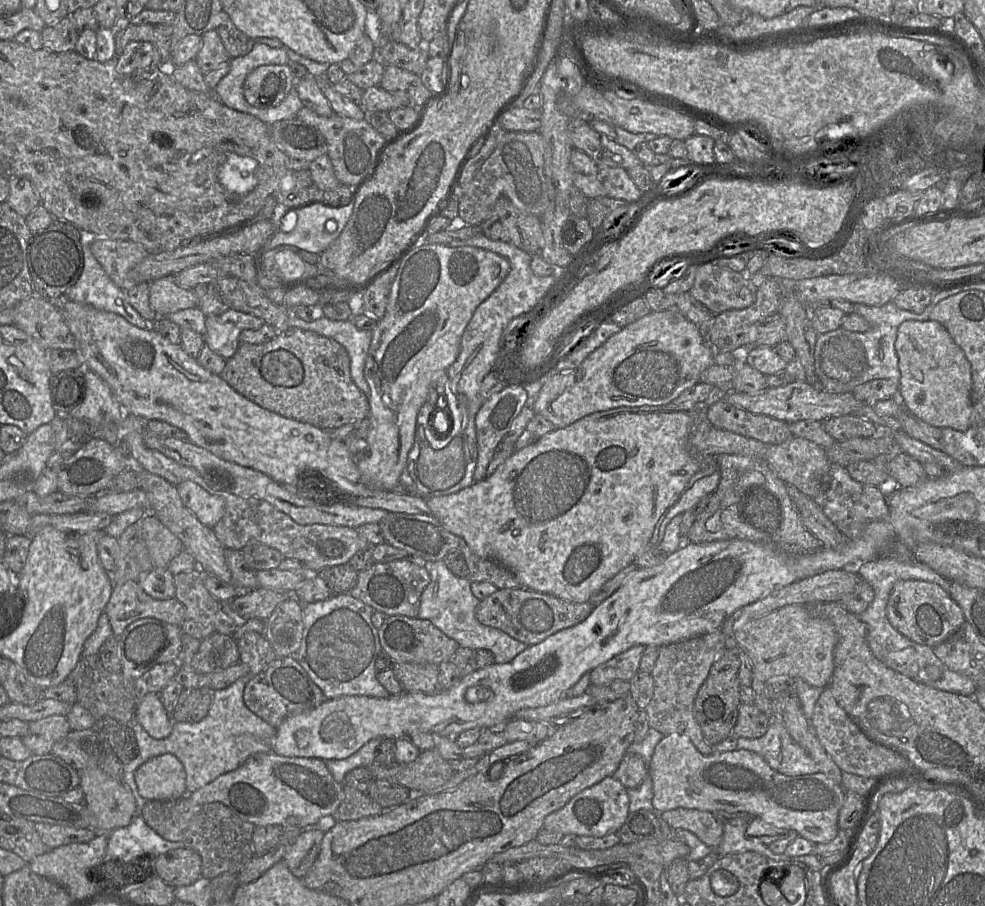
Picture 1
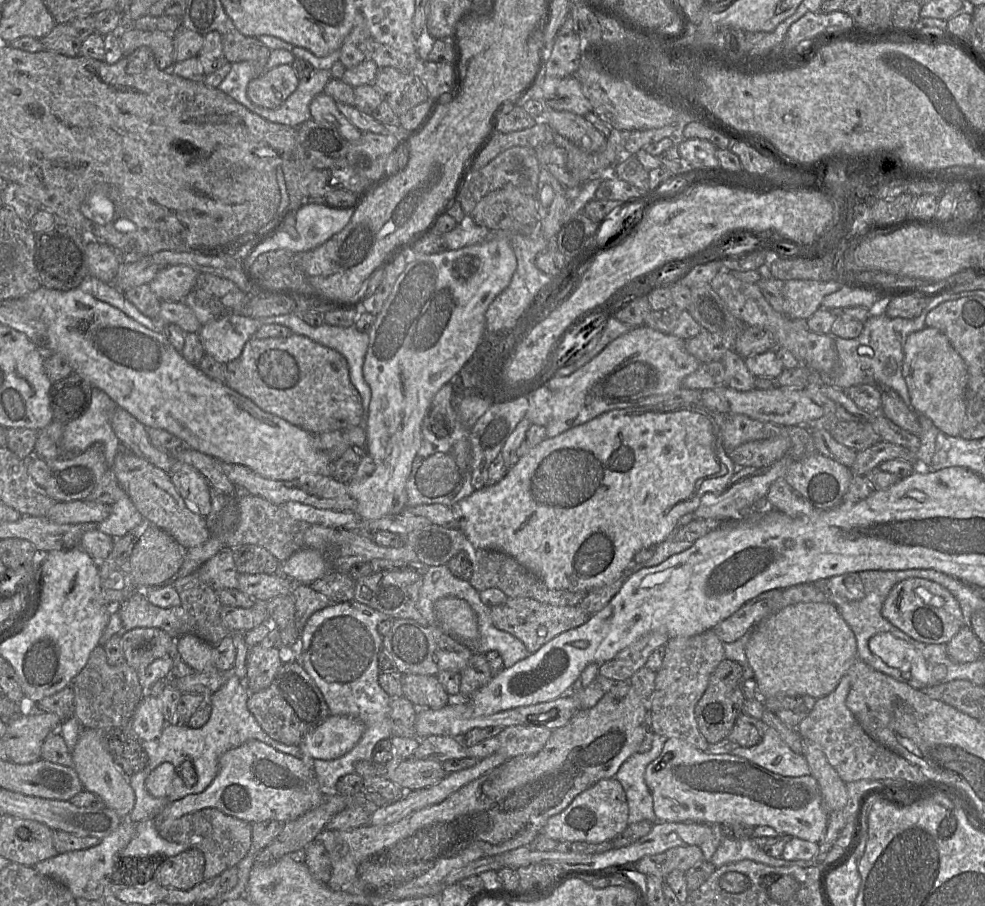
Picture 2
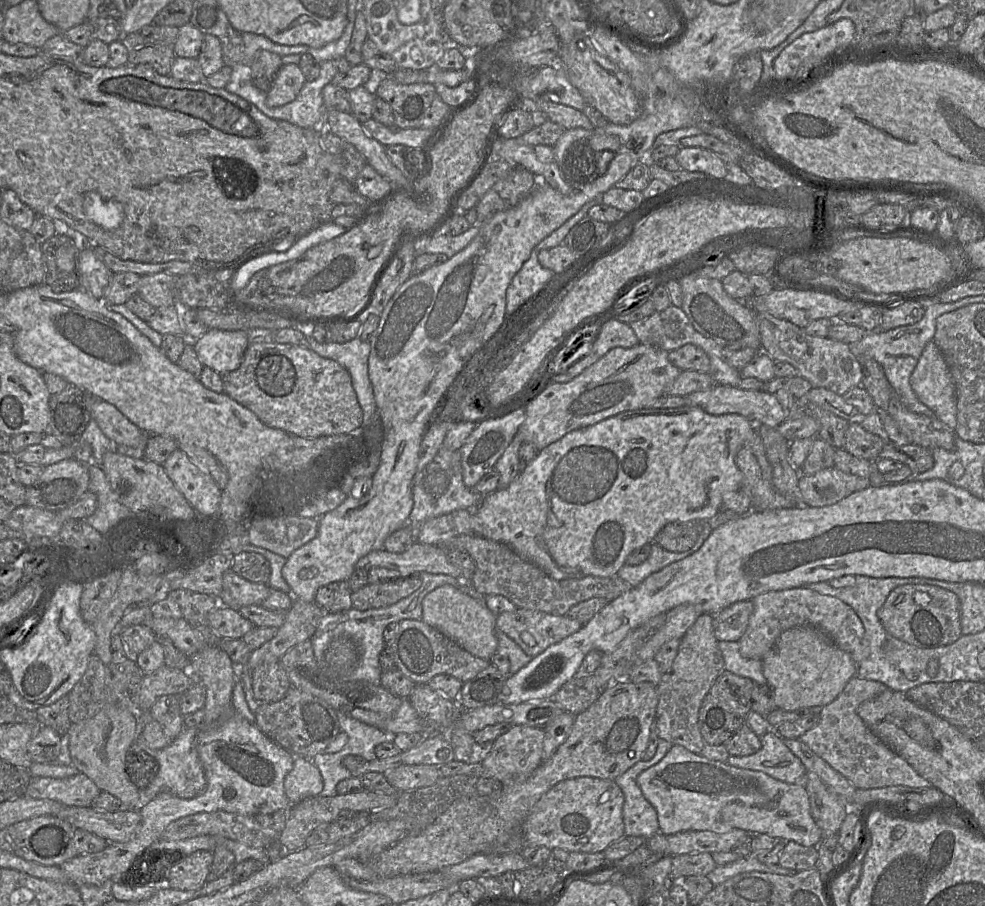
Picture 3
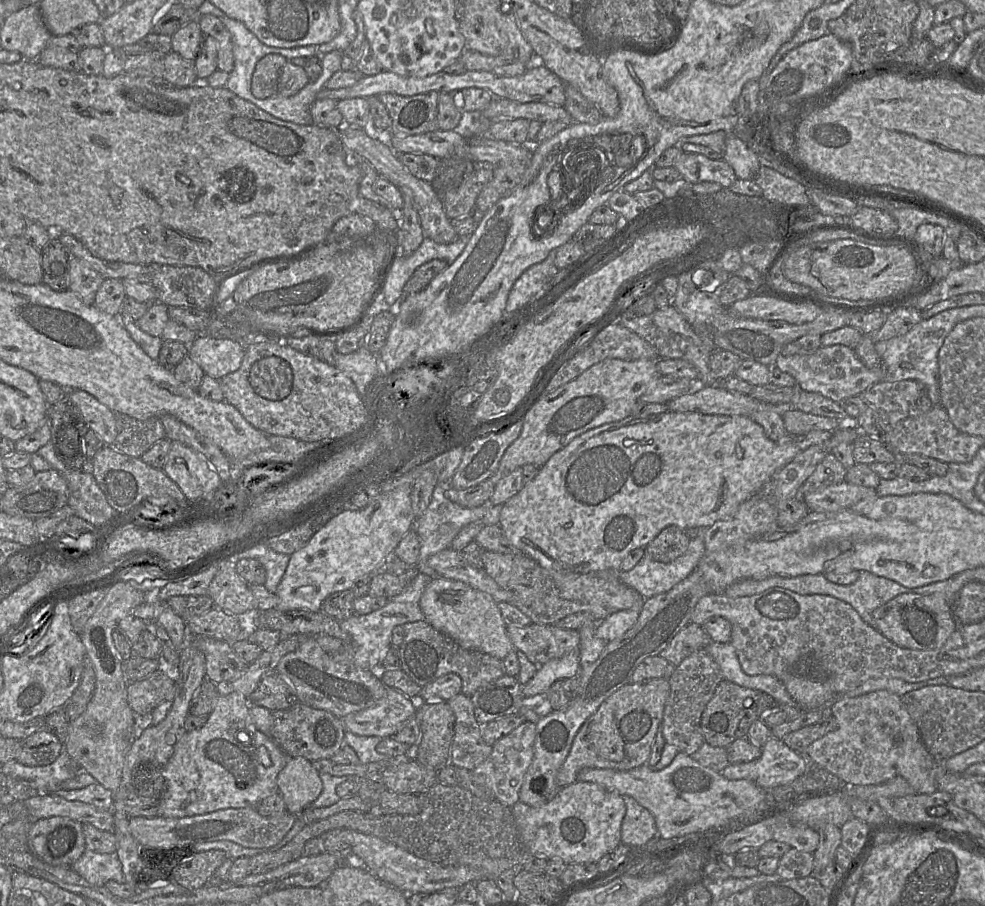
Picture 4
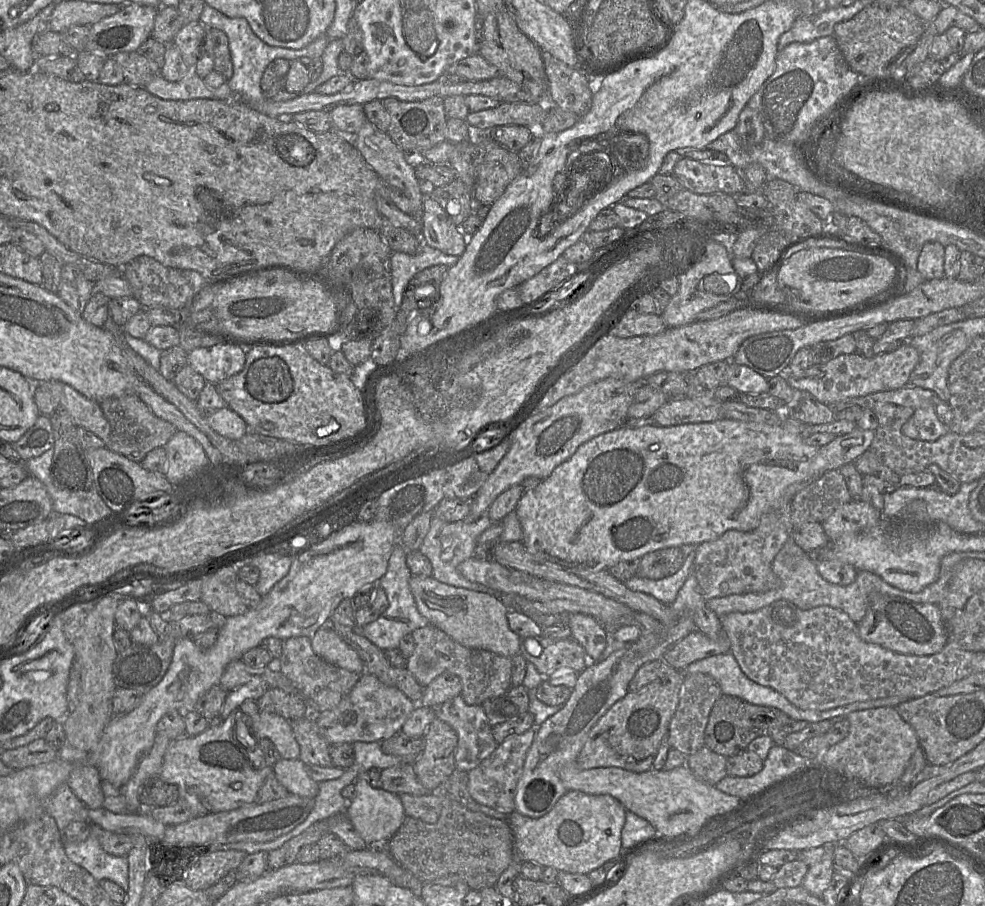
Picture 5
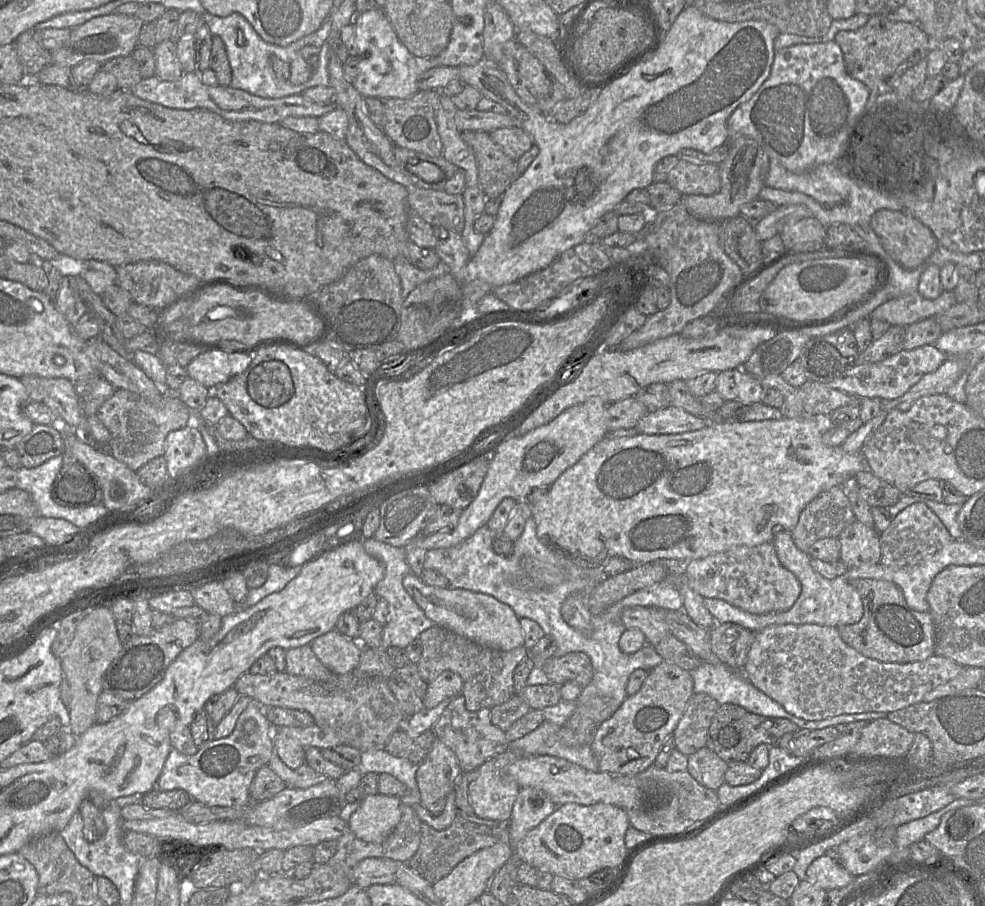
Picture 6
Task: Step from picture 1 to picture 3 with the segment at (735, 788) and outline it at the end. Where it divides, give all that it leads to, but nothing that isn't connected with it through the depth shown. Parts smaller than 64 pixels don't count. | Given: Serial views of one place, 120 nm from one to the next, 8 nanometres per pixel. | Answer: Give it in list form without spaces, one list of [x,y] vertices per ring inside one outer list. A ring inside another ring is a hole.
[[[673,745],[655,765],[642,771],[637,783],[656,809],[660,832],[728,832],[742,829],[749,834],[767,834],[817,847],[822,833],[810,812],[804,782],[786,783],[761,772],[705,758],[683,746]]]

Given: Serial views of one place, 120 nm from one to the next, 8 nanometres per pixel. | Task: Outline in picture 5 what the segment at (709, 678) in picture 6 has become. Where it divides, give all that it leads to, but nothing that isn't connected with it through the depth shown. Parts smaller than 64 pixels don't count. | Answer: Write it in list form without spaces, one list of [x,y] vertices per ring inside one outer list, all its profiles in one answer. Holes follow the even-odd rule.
[[[731,651],[725,654],[713,655],[701,660],[697,660],[689,664],[683,670],[683,673],[684,674],[692,674],[692,673],[708,674],[716,680],[716,682],[720,686],[722,694],[738,697],[750,704],[773,707],[784,712],[787,716],[789,716],[790,718],[794,720],[807,721],[809,723],[819,722],[822,720],[828,720],[834,717],[846,717],[849,713],[857,711],[857,710],[865,710],[865,709],[878,708],[883,706],[896,707],[898,704],[900,704],[900,698],[893,696],[893,697],[879,698],[876,700],[853,702],[845,706],[839,706],[837,708],[833,708],[833,709],[825,710],[825,711],[803,710],[794,706],[791,702],[789,702],[789,700],[785,696],[783,696],[778,691],[770,687],[760,685],[752,681],[751,679],[749,679],[741,670],[737,660],[735,659]]]

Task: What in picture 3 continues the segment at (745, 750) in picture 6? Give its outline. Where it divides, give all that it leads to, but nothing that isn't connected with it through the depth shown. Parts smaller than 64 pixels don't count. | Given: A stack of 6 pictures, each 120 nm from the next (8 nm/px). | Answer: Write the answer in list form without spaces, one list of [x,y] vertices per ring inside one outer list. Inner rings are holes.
[[[727,670],[720,673],[704,698],[698,714],[699,729],[705,744],[724,744],[746,723],[748,714],[752,711],[755,685],[757,684],[751,679]]]

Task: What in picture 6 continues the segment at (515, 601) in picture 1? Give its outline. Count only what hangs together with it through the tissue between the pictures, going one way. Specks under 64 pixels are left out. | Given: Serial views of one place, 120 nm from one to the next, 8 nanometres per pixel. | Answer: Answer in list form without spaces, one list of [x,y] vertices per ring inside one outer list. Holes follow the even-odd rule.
[[[570,652],[561,657],[551,657],[541,666],[551,683],[561,686],[565,682],[576,682],[582,689],[593,679],[593,667],[587,654]]]

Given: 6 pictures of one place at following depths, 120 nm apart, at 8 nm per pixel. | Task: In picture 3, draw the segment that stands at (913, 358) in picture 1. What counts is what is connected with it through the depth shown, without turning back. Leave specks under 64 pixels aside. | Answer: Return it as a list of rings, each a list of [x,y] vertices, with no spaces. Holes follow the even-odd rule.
[[[928,342],[918,359],[910,377],[910,384],[917,398],[927,406],[934,415],[950,429],[955,431],[957,425],[957,396],[954,381],[943,354],[934,342]]]

